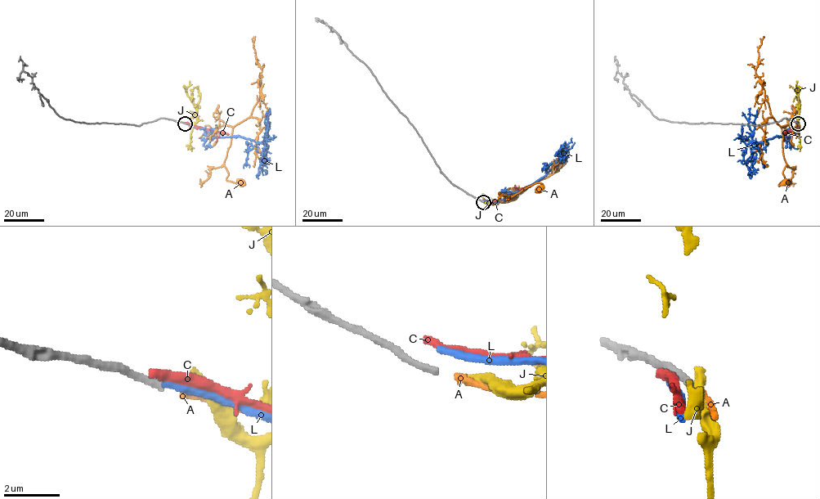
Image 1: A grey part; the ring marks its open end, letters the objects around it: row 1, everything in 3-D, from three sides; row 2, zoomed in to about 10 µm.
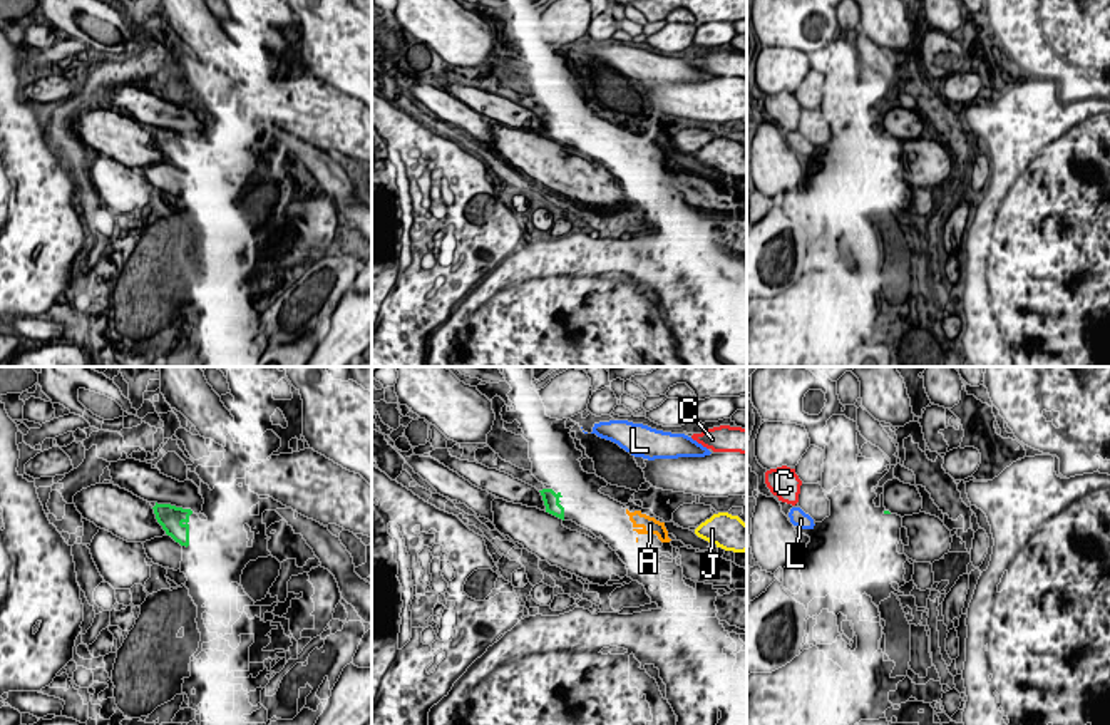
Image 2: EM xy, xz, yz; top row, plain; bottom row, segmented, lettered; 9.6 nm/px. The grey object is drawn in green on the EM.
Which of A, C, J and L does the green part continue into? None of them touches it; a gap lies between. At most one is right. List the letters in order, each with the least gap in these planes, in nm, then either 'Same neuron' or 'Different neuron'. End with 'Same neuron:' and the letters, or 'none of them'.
A: Distance 600 nm. Same neuron
C: Distance 1350 nm. Different neuron
J: Distance 1250 nm. Different neuron
L: Distance 600 nm. Different neuron
Same neuron: A

